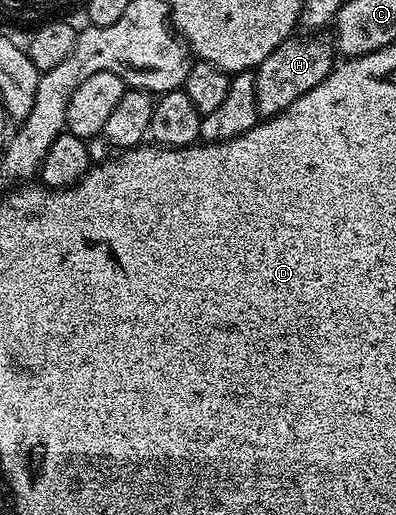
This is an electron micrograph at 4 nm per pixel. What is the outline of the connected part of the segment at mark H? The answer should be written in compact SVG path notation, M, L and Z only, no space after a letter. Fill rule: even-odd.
M291 35L253 70L256 79L256 107L259 118L274 117L283 113L300 95L308 95L312 87L319 85L327 75L334 70L336 64L336 50L329 40L322 35L310 35L305 41L299 35Z

